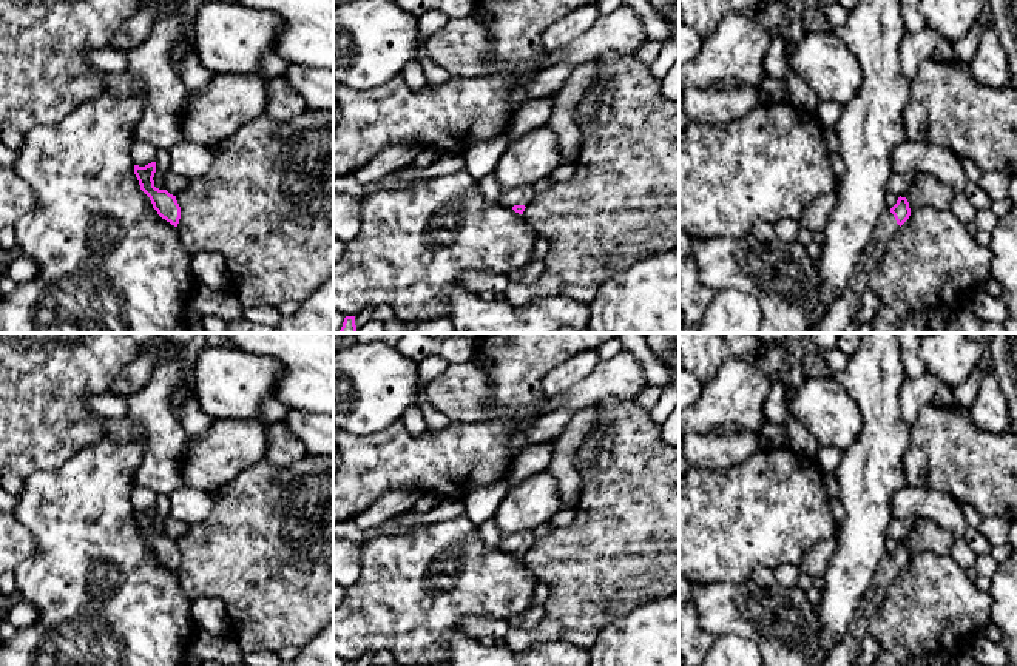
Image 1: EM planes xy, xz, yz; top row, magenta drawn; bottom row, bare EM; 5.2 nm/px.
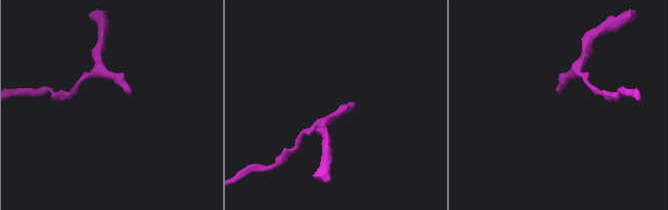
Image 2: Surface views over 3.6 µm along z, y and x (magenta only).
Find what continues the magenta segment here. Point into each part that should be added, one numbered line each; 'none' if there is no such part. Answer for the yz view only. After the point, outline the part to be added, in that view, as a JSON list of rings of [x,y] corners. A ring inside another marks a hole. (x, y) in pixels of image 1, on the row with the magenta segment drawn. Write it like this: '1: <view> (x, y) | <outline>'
1: yz (840, 315) | [[[890,210],[878,217],[870,242],[855,264],[844,291],[832,304],[813,333],[844,333],[860,308],[861,296],[869,290],[869,281],[880,267],[881,259],[900,225]]]

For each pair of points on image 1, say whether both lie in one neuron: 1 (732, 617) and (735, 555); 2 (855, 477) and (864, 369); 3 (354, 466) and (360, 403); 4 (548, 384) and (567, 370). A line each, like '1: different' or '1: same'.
1: different
2: same
3: different
4: same

